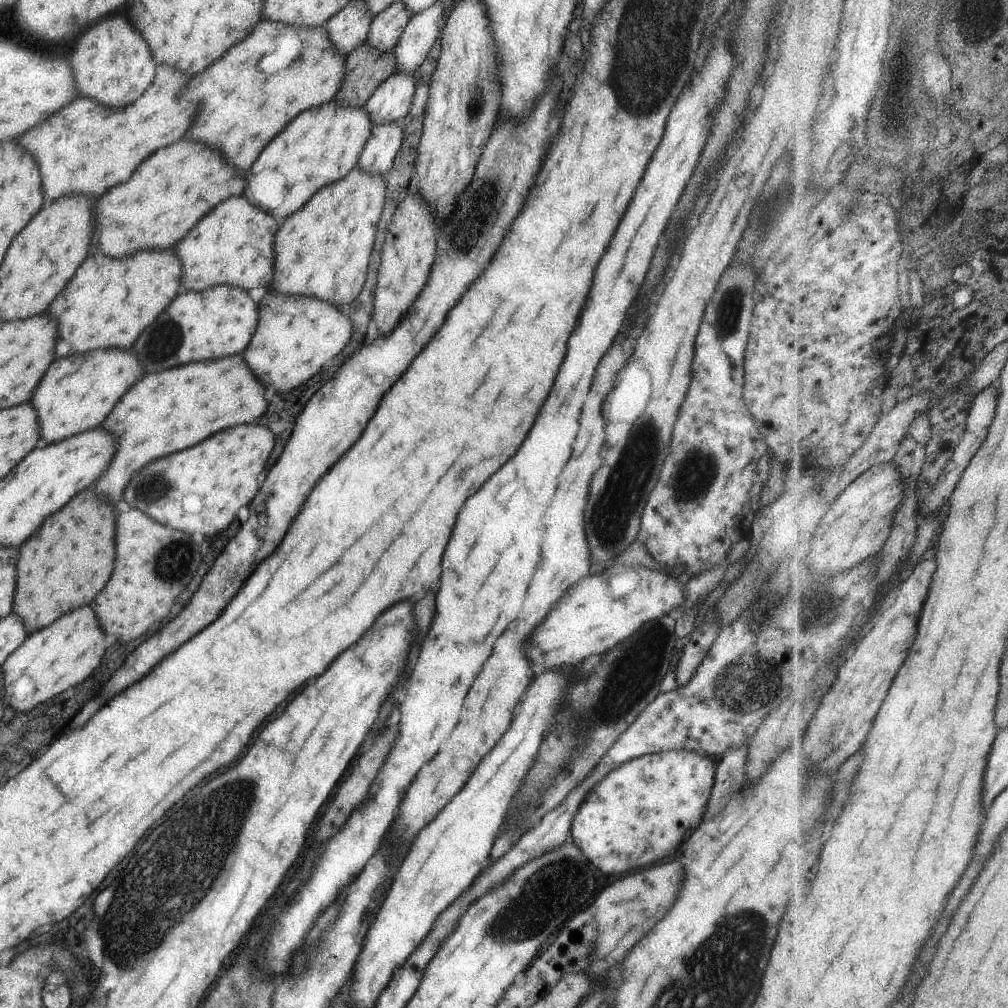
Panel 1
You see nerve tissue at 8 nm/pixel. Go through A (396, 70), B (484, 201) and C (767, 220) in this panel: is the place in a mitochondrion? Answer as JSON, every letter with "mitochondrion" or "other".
{"A":"other","B":"mitochondrion","C":"mitochondrion"}

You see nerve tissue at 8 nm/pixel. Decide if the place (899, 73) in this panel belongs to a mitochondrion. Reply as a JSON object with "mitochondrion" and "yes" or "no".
{"mitochondrion":"yes"}

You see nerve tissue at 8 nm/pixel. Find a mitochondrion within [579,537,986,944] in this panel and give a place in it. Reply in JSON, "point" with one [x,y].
{"point":[751,684]}

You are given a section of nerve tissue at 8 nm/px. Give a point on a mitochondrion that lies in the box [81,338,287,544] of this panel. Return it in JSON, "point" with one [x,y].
{"point":[155,486]}

